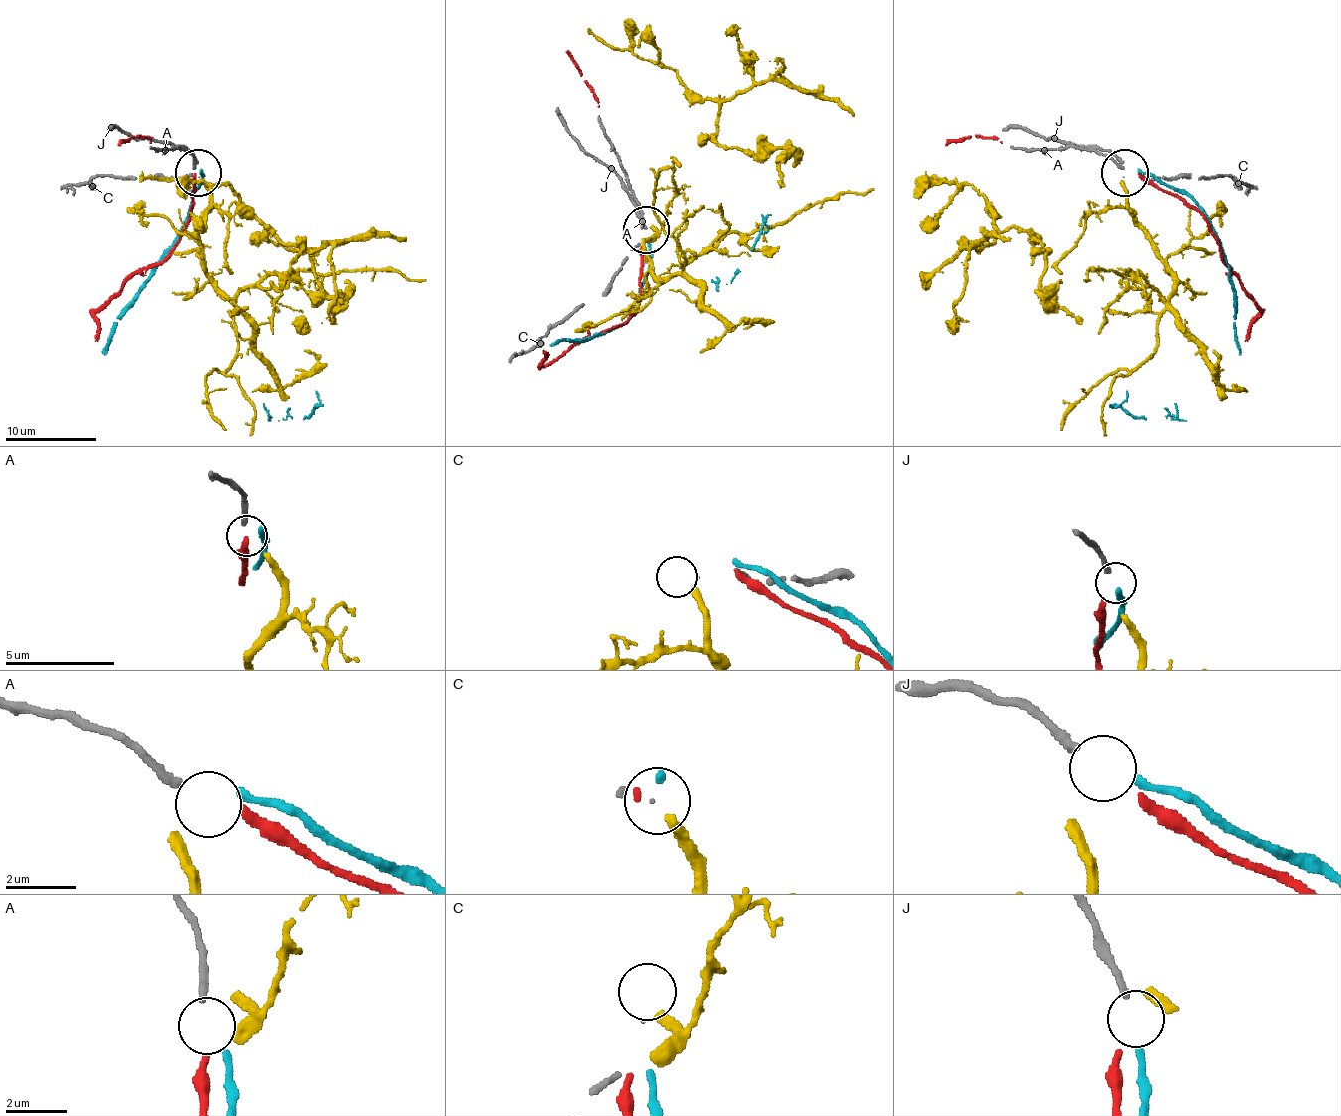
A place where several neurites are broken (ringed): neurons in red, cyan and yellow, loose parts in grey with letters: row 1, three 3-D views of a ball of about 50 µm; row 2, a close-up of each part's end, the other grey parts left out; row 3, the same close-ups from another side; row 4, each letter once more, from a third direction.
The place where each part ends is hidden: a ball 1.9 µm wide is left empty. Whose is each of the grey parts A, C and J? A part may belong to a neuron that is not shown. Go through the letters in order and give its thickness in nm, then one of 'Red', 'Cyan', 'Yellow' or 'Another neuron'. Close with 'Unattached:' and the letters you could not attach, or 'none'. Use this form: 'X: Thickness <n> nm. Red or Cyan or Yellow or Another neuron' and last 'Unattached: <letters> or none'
A: Thickness 240 nm. Red
C: Thickness 20 nm. Another neuron
J: Thickness 240 nm. Cyan
Unattached: C

